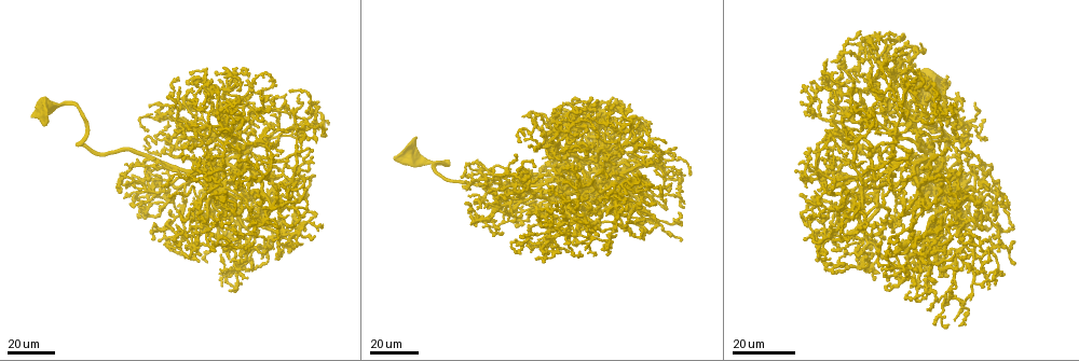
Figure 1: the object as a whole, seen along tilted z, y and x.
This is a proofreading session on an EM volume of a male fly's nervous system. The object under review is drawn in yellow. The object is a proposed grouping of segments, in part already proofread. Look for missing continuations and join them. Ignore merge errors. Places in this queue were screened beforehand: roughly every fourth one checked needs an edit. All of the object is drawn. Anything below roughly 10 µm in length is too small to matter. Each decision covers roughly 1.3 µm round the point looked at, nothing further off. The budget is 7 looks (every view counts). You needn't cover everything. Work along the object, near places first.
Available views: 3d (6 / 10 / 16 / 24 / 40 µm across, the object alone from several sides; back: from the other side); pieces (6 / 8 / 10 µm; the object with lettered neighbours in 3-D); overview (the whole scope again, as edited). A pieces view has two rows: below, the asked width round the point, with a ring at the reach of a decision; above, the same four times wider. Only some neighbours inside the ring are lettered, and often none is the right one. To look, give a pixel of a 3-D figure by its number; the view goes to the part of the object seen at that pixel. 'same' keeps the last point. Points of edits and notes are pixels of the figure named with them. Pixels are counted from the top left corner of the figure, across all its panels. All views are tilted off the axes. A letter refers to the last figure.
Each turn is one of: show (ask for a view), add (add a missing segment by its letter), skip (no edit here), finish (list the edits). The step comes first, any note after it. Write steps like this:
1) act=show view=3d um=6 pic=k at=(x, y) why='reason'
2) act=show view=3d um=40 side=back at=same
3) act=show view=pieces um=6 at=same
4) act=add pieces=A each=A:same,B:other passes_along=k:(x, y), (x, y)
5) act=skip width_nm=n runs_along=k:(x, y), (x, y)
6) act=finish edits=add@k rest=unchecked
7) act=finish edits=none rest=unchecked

act=show view=3d um=40 pic=1 at=(304, 230) why='free end'

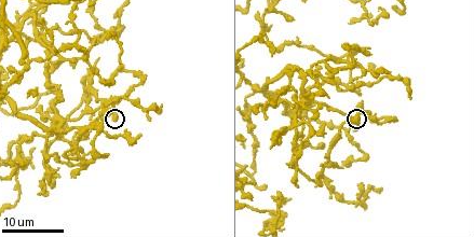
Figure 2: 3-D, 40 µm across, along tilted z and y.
act=show view=3d um=10 pic=2 at=(116, 119)

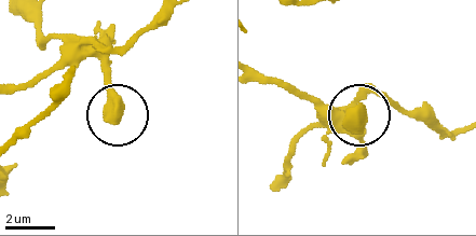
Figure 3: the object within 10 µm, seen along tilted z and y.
act=show view=pieces um=6 pic=3 at=(116, 117)

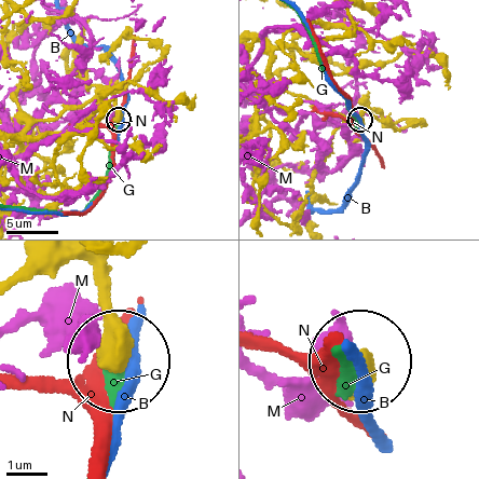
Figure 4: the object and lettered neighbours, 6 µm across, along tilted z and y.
act=skip each=B:other,G:other,M:other,N:other found='none of them fits'

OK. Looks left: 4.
act=show view=3d um=24 pic=1 at=(608, 255) why='an open end'

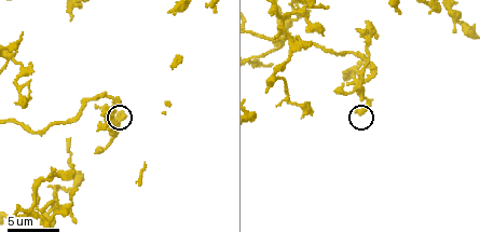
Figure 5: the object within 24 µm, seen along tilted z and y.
act=show view=pieces um=6 pic=5 at=(357, 110) why='what lies round it'

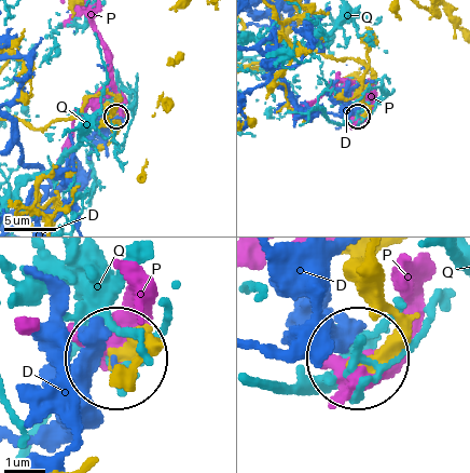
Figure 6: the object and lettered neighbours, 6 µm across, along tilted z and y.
act=skip width_nm=320 each=D:other,P:other,Q:other found='no lettered segment goes on from it'

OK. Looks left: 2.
act=show view=3d um=24 pic=2 at=(360, 95) why='long arm stops here'

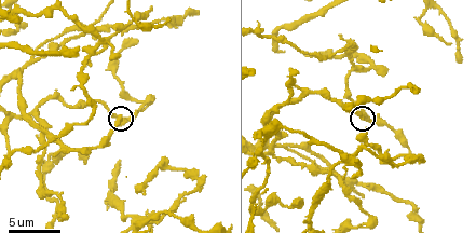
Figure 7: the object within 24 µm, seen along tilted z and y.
act=show view=pieces um=10 pic=7 at=(119, 116) why='see the neighbours'

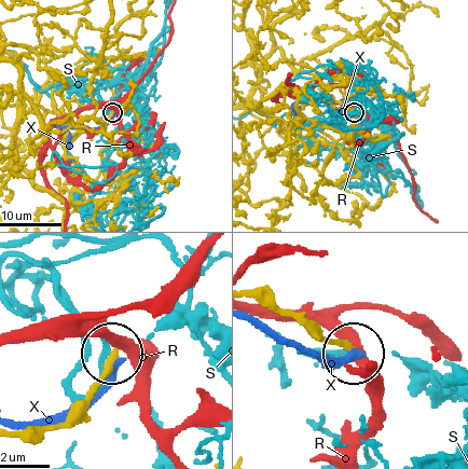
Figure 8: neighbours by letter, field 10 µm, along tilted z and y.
act=skip each=R:other,S:other,X:other runs_along=8:(9, 430), (60, 425), (109, 358) found='no lettered segment goes on from it'

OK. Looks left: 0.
act=finish edits=none rest=unchecked

